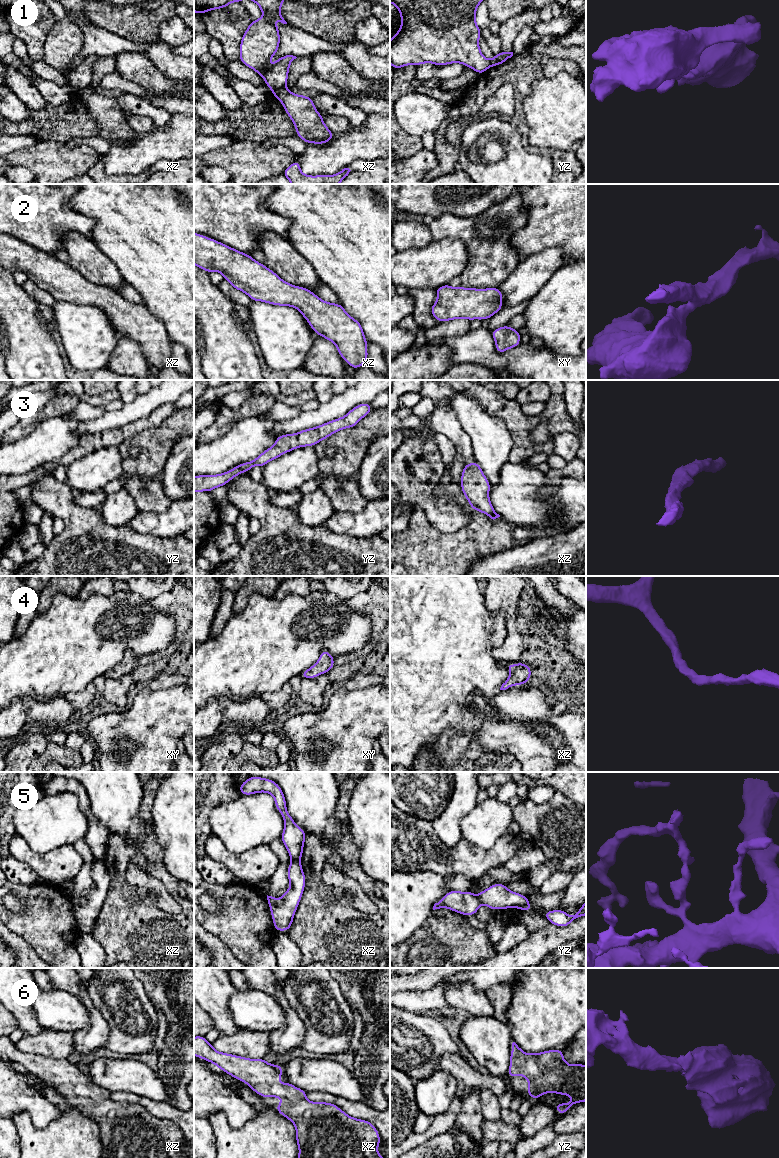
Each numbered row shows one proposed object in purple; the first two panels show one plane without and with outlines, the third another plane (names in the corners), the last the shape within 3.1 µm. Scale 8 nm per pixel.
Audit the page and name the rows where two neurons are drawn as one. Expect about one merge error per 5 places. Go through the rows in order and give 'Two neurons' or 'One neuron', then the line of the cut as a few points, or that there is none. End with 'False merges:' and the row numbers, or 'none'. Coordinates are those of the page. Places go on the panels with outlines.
1: Two neurons. Split along xz (284, 86), (272, 89)
2: One neuron. No split
3: One neuron. No split
4: One neuron. No split
5: Two neurons. Split along xz (291, 859), (299, 861)
6: One neuron. No split
False merges: 1, 5

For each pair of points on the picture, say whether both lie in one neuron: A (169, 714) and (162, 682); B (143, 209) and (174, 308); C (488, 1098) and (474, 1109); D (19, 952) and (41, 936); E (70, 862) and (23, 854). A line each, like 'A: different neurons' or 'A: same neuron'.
A: different neurons
B: same neuron
C: different neurons
D: different neurons
E: same neuron

